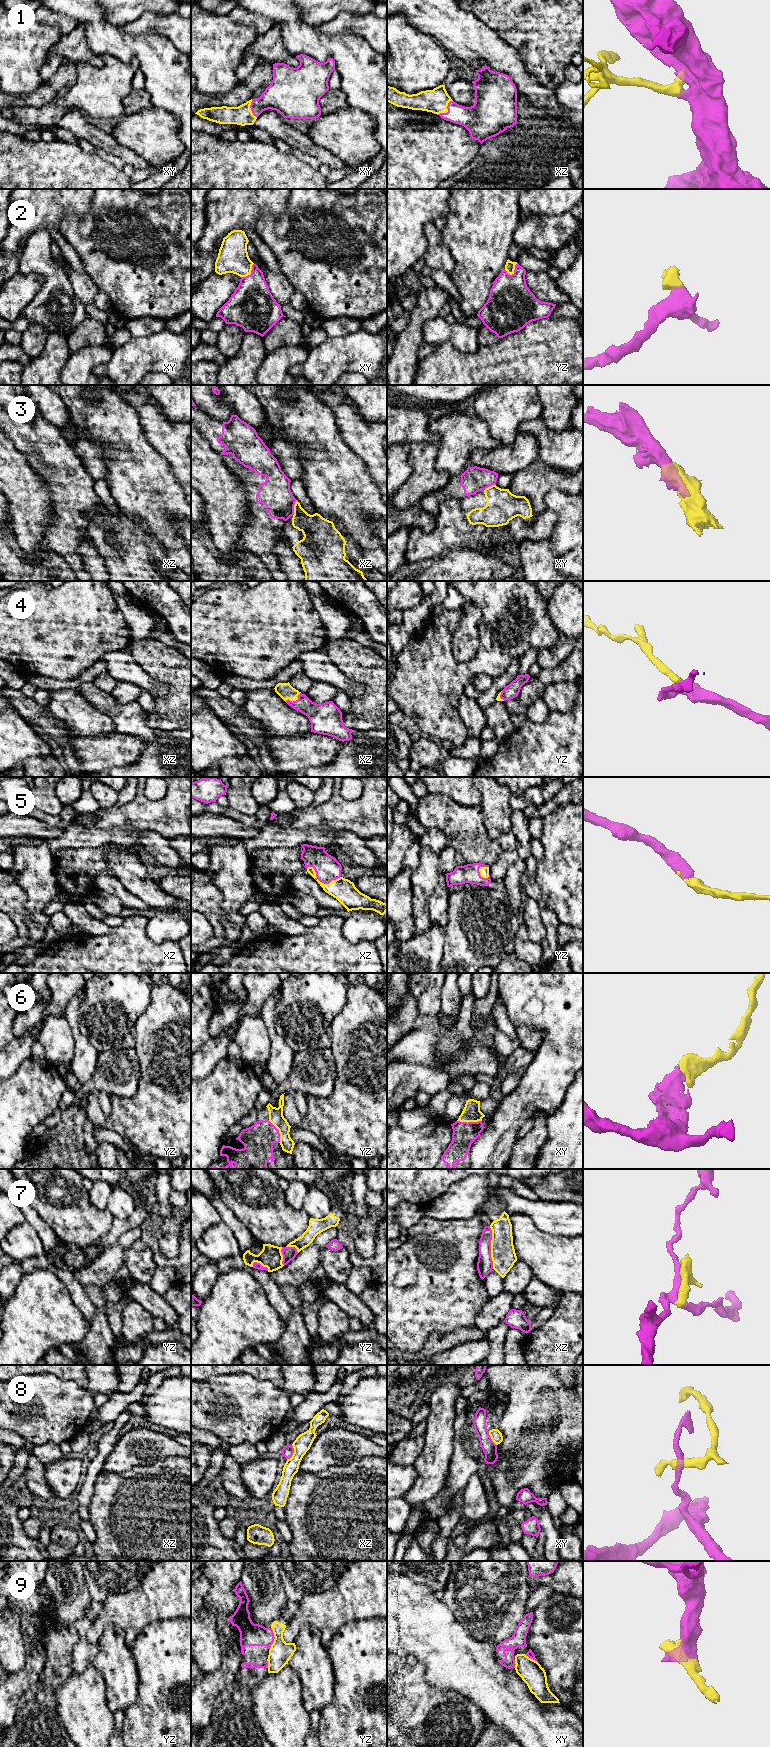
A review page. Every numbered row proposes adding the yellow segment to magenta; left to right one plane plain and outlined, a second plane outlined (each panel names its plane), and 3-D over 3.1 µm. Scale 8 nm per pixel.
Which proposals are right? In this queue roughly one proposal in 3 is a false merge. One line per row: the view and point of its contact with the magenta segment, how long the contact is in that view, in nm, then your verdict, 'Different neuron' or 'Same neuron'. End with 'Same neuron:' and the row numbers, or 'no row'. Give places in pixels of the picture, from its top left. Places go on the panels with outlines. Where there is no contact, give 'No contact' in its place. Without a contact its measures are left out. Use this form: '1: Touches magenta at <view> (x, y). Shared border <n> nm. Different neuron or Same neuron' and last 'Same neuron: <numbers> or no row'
1: Touches magenta at xz (448, 110). Shared border 170 nm. Same neuron
2: Touches magenta at yz (514, 272). Shared border 120 nm. Same neuron
3: Touches magenta at xz (293, 508). Shared border 130 nm. Different neuron
4: Touches magenta at xz (294, 701). Shared border 150 nm. Same neuron
5: Touches magenta at xz (320, 881). Shared border 280 nm. Same neuron
6: Touches magenta at xy (469, 1122). Shared border 200 nm. Same neuron
7: Touches magenta at xz (490, 1247). Shared border 340 nm. Different neuron
8: Touches magenta at xz (292, 1453). Shared border 130 nm. Different neuron
9: Touches magenta at yz (274, 1638). Shared border 190 nm. Different neuron
Same neuron: 1, 2, 4, 5, 6

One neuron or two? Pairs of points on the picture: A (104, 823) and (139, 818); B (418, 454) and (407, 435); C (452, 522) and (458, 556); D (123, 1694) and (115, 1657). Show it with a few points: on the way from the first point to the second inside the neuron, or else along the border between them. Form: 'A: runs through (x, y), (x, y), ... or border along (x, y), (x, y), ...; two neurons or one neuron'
A: runs through (113, 818), (130, 817); one neuron
B: border along (435, 443), (410, 444); two neurons
C: border along (457, 547), (436, 558); two neurons
D: runs through (121, 1685), (117, 1666); one neuron

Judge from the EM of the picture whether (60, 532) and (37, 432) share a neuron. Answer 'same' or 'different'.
same

